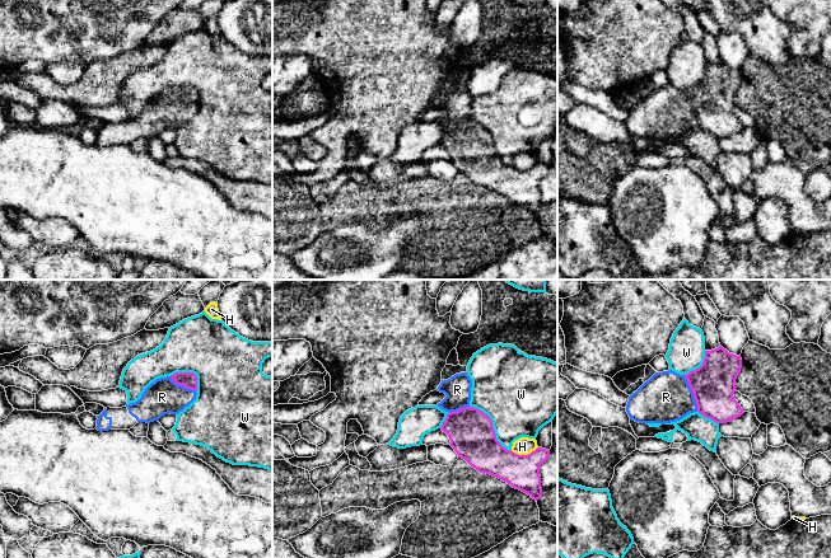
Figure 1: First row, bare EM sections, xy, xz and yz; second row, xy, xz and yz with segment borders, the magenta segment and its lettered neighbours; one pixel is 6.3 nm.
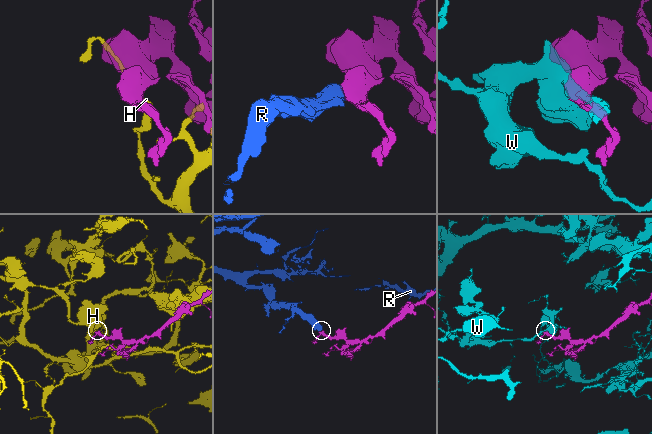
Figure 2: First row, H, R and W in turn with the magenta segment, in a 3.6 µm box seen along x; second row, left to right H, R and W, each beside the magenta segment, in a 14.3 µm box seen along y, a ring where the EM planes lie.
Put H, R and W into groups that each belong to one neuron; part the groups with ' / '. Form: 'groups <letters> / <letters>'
groups H / R / W

